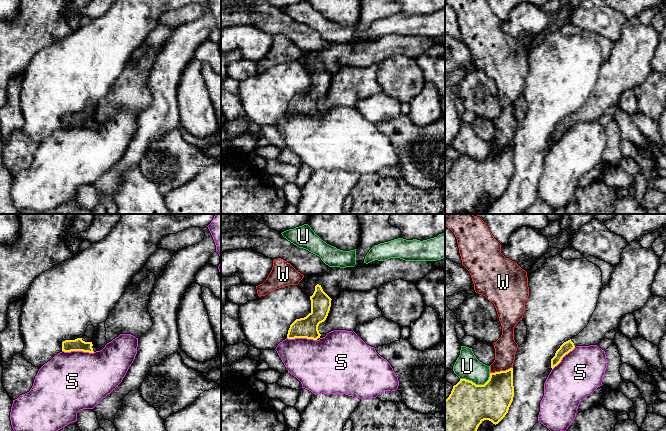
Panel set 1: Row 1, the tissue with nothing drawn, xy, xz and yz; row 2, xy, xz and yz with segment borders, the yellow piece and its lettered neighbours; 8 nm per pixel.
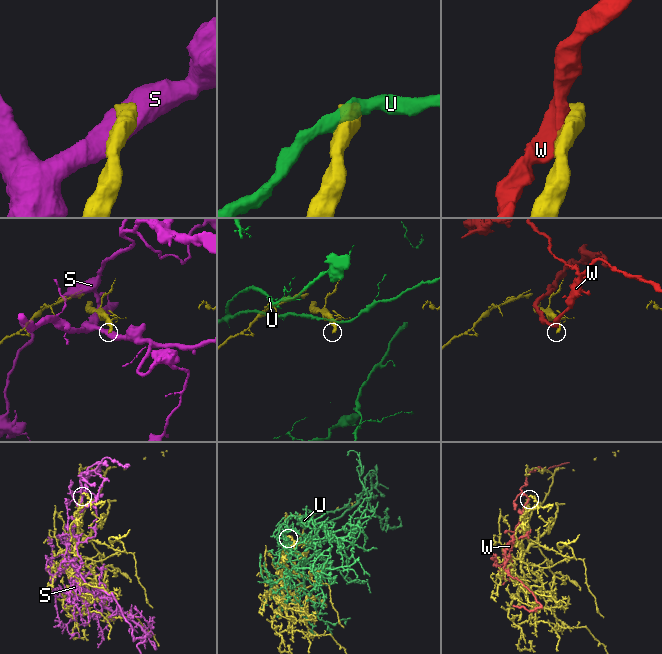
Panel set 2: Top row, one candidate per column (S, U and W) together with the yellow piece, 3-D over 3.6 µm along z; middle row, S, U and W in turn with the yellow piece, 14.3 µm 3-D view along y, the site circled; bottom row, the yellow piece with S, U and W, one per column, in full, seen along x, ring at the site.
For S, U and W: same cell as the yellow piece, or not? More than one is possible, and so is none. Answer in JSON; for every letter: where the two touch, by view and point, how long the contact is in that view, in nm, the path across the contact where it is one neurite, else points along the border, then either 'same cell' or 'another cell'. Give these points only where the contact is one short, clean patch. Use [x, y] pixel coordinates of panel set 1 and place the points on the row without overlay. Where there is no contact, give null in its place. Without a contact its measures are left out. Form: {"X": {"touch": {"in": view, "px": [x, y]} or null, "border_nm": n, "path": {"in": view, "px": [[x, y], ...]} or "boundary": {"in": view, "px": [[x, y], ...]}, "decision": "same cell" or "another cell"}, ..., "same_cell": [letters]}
{"S": {"touch": {"in": "xy", "px": [78, 126]}, "border_nm": 260, "decision": "another cell"}, "U": {"touch": {"in": "yz", "px": [477, 161]}, "border_nm": 260, "boundary": {"in": "yz", "px": [[490, 149], [489, 154], [483, 160], [475, 160], [460, 154]]}, "decision": "another cell"}, "W": {"touch": {"in": "yz", "px": [501, 147]}, "border_nm": 190, "decision": "another cell"}, "same_cell": []}

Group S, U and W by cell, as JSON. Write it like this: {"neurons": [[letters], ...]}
{"neurons": [["S"], ["U"], ["W"]]}

